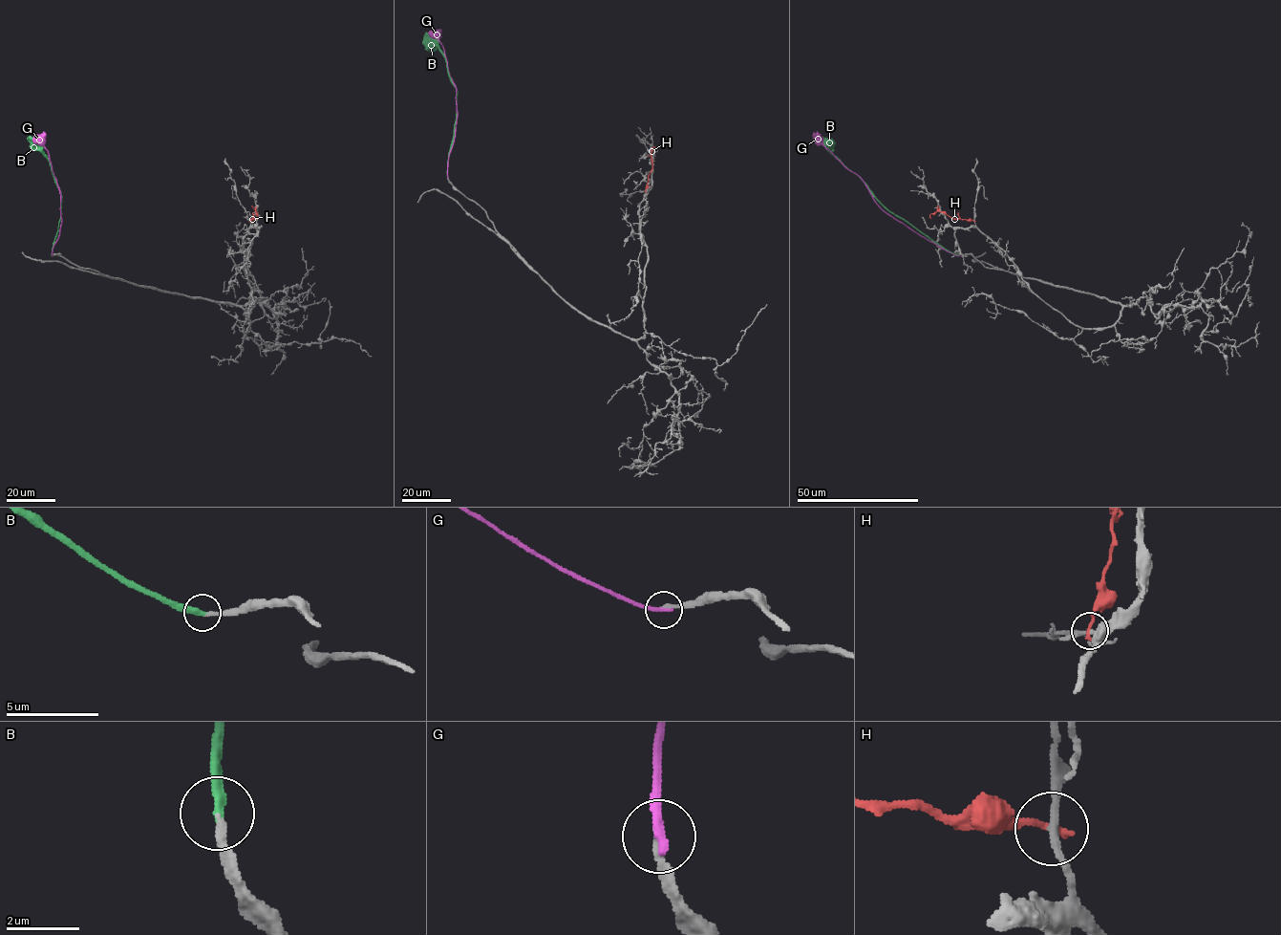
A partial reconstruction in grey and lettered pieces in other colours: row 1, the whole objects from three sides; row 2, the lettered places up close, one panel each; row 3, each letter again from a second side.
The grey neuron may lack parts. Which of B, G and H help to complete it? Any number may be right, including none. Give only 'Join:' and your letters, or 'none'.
Join: B

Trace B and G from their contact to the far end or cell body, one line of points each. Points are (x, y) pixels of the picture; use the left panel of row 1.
B: (52, 255), (60, 219), (61, 193), (50, 160), (41, 146), (30, 138)
G: (52, 255), (62, 219), (60, 192), (49, 154), (33, 137)

